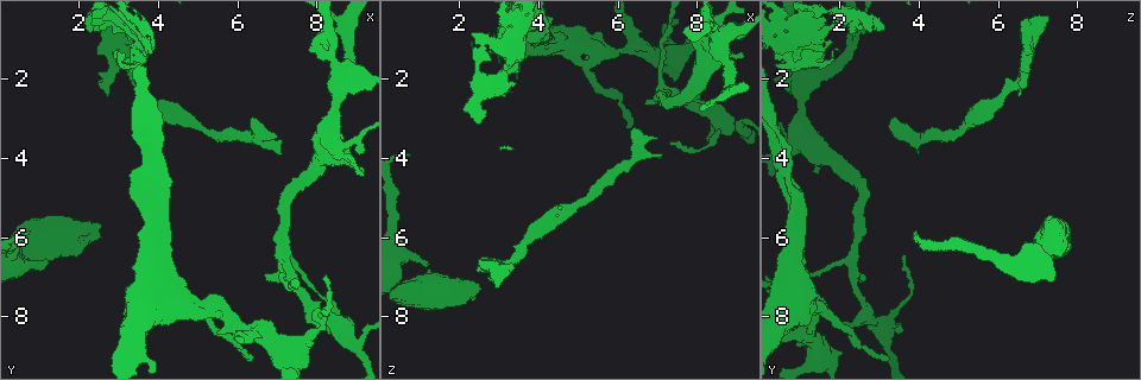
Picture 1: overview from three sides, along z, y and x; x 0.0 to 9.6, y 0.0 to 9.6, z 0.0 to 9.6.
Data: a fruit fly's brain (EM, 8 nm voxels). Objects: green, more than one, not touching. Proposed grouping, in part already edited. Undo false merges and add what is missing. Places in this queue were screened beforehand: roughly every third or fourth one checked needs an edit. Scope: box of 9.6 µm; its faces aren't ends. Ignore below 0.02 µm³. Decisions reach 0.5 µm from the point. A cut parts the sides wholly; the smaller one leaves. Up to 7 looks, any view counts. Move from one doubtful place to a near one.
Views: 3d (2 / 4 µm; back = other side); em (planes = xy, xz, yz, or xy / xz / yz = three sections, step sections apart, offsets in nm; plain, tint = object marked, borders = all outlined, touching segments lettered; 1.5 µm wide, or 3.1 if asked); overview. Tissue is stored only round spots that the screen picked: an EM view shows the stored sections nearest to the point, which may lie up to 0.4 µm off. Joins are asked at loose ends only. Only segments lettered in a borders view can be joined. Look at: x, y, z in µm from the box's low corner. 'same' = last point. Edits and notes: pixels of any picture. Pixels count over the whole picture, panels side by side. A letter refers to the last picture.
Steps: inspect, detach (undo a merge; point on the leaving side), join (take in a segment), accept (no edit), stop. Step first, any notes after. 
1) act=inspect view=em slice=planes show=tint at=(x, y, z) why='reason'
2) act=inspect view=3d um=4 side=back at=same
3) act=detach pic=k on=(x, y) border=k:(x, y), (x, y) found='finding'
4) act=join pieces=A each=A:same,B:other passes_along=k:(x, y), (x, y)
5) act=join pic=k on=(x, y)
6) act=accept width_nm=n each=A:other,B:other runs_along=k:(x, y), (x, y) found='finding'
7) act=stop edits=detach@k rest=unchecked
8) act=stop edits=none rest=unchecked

act=inspect view=3d um=4 at=(9.05, 1.70, 0.90) why='stops while still wide'

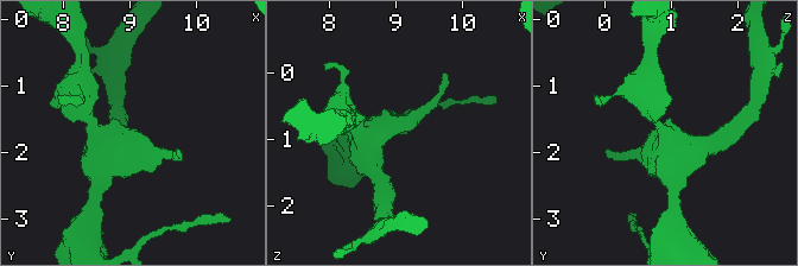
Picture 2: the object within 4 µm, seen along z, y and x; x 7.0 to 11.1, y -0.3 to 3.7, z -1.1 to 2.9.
act=inspect view=em slice=planes show=borders at=(9.00, 1.70, 0.90) why='shape alone is not enough'

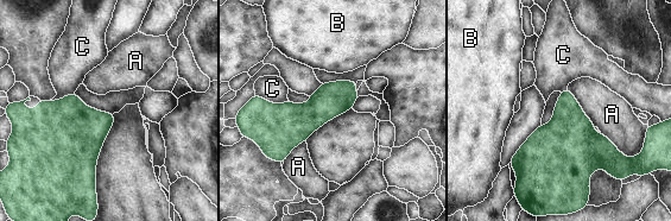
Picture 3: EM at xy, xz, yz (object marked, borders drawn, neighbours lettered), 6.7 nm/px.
act=accept each=A:other,B:other,C:other border=3:(568, 88), (583, 113), (595, 126) found='no lettered segment goes on from it'

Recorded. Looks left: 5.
act=inspect view=em slice=planes show=tint at=(7.15, 3.90, 4.05) why='an open end'

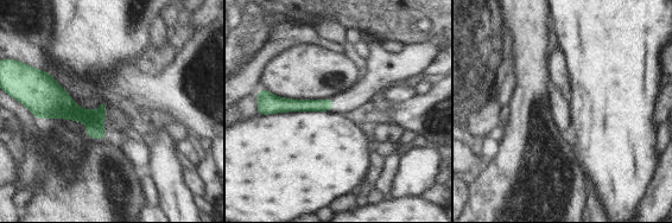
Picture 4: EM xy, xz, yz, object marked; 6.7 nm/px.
act=inspect view=em slice=planes show=borders at=same

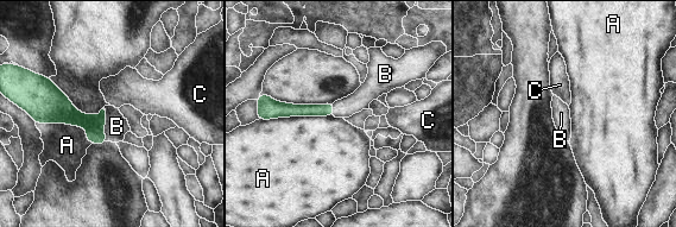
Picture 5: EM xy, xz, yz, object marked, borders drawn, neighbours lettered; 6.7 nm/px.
act=join pieces=B longest_contact=A:480nm each=A:other,B:same,C:other found='the neuron continues'

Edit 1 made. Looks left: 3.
act=inspect view=em slice=xz step=8 show=borders at=(2.50, 5.65, 7.30) why='free end'

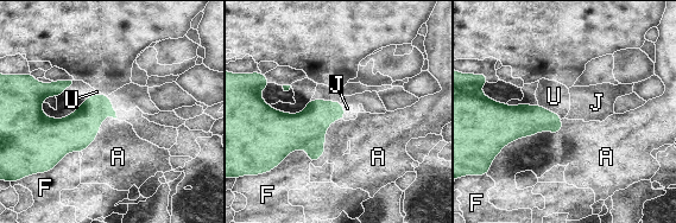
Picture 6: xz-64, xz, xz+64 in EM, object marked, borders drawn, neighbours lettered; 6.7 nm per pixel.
act=inspect view=em slice=planes show=borders at=same

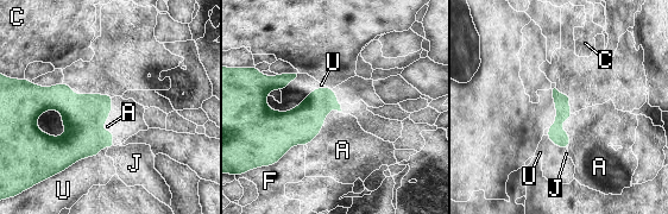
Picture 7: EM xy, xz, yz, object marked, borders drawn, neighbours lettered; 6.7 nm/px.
act=accept each=A:other,C:other,F:other,J:other,U:other runs_along=7:(555, 93), (565, 145) found='no lettered segment goes on from it'

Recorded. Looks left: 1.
act=stop edits=join@5 rest=unchecked

